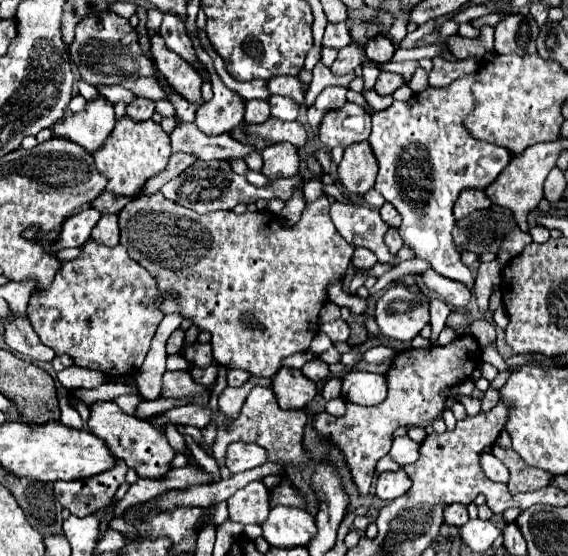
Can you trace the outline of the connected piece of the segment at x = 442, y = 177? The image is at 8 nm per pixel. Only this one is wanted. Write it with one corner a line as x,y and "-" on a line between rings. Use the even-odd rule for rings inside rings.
478,72
464,74
450,86
426,88
424,100
420,96
408,102
395,100
386,110
372,114
372,134
368,138
378,160
374,188
402,216
398,232
404,244
414,250
416,258
426,260
432,270
450,280
464,282
468,288
472,288
474,276
460,260
452,238
456,224
452,218
454,202
460,190
484,190
512,160
510,150
474,138
464,126
464,118
476,106
472,86
478,78

